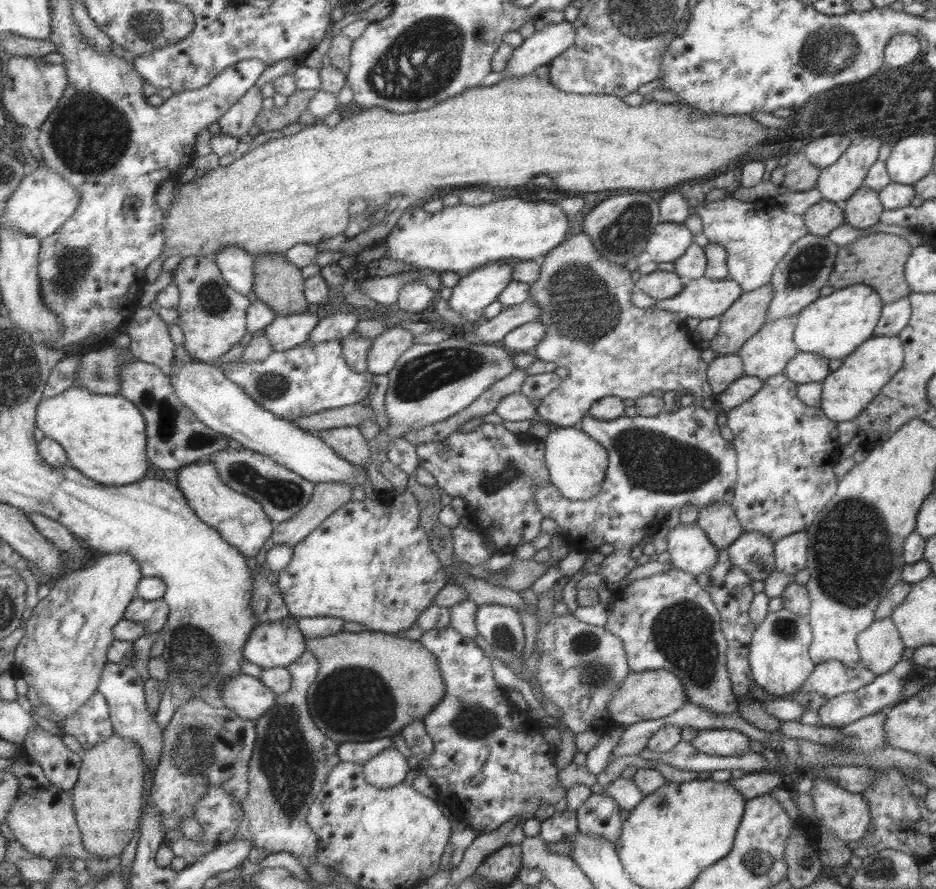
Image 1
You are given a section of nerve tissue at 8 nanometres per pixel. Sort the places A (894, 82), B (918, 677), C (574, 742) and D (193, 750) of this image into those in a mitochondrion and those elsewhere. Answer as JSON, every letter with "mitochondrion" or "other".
{"A":"other","B":"mitochondrion","C":"other","D":"mitochondrion"}

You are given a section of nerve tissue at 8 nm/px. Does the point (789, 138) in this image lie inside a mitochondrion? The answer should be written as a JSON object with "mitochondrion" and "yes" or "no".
{"mitochondrion":"no"}

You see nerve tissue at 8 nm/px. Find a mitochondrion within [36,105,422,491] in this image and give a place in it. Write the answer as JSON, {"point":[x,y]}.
{"point":[74,264]}

